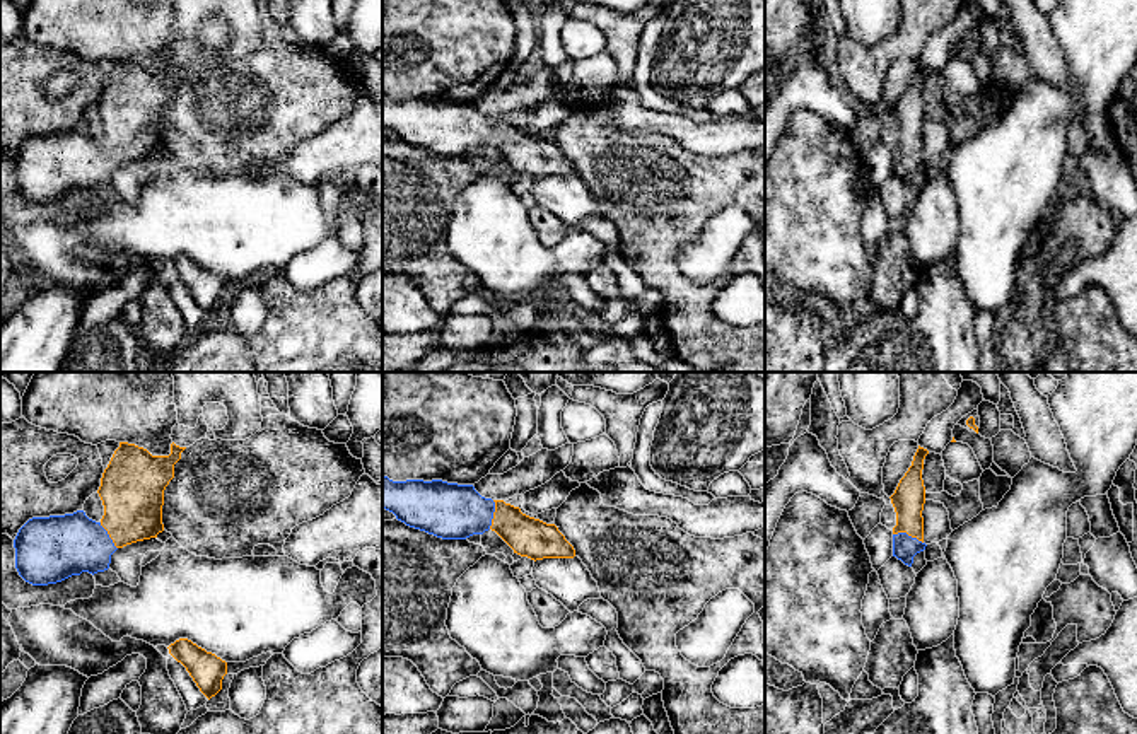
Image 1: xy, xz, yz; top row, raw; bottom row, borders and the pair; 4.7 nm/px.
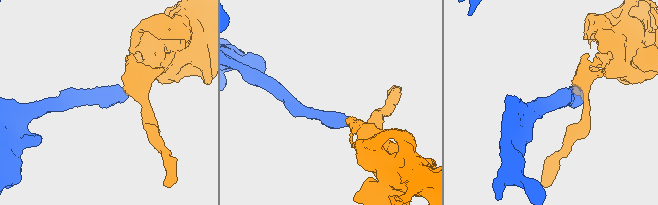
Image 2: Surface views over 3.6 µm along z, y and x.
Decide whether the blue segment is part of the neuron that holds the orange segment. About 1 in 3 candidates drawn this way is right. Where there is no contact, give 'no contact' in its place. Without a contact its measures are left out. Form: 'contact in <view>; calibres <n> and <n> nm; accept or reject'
contact in yz; calibres 150 and 120 nm; accept

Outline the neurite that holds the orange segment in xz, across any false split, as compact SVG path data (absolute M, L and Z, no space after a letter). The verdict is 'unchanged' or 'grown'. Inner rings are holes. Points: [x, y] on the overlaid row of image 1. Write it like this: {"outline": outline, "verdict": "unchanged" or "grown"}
{"outline": "M382 475L382 509L406 526L442 539L466 539L492 529L514 553L534 562L575 556L555 524L529 517L504 500L485 498L473 485L393 481Z", "verdict": "grown"}

